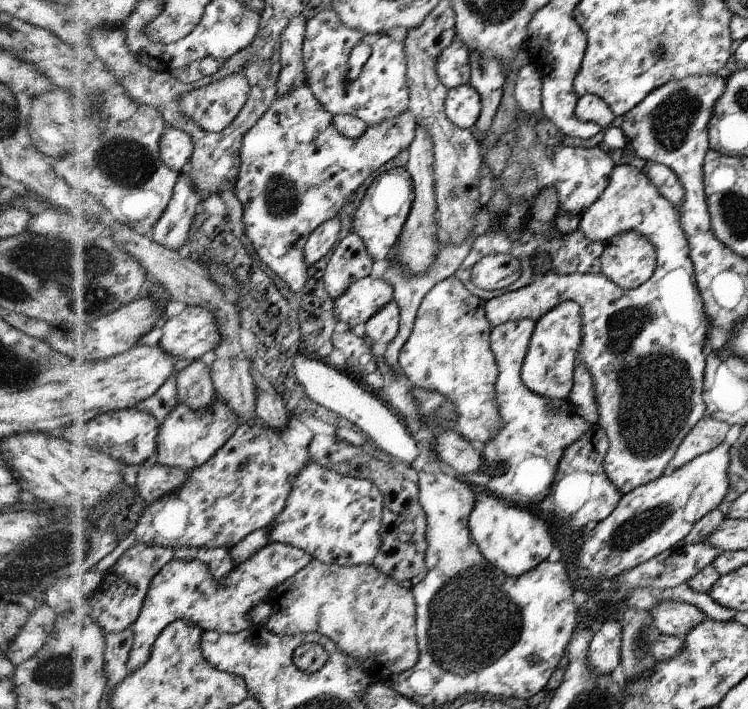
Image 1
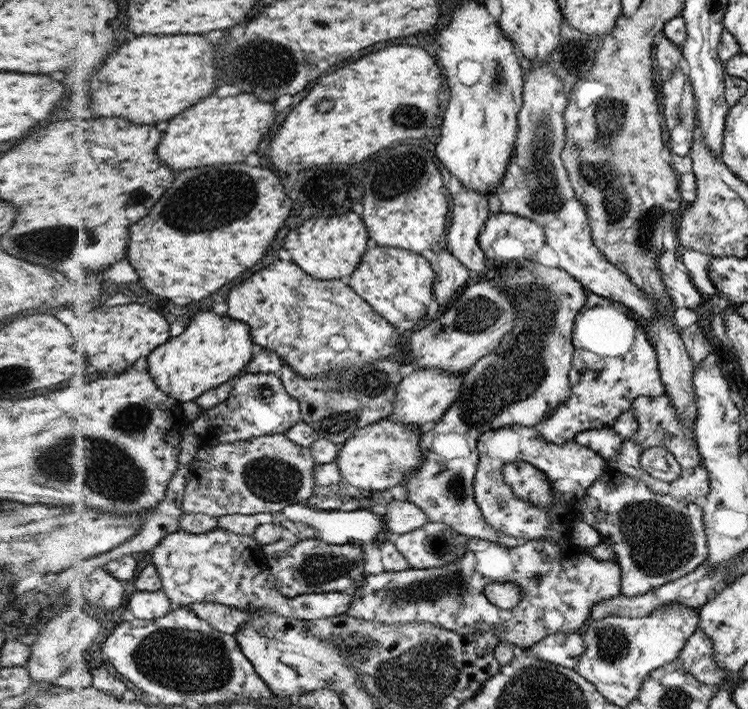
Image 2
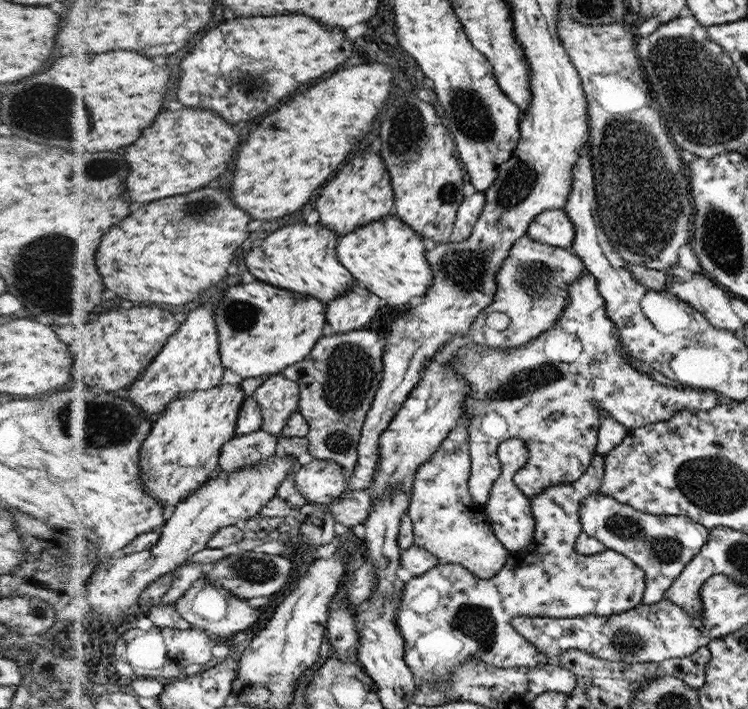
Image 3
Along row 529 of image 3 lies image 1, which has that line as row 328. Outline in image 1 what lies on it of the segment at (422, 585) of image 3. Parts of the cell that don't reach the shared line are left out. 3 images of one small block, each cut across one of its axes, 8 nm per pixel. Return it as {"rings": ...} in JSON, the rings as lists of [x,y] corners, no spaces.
{"rings":[[[557,300],[544,313],[544,316],[537,320],[537,326],[521,368],[522,382],[530,392],[544,398],[560,400],[569,398],[576,377],[577,352],[582,342],[583,332],[581,306],[574,301]]]}

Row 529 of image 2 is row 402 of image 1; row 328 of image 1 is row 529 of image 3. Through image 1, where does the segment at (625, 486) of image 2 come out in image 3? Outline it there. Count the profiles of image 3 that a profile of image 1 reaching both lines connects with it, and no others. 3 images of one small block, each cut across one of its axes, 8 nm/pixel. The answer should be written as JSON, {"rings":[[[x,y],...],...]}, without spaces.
{"rings":[[[599,493],[591,494],[581,502],[580,519],[586,534],[605,543],[608,550],[630,558],[645,572],[648,588],[645,590],[643,604],[646,605],[665,600],[668,588],[672,587],[686,564],[694,559],[710,538],[709,529],[691,518],[646,514],[645,511],[636,510]]]}

